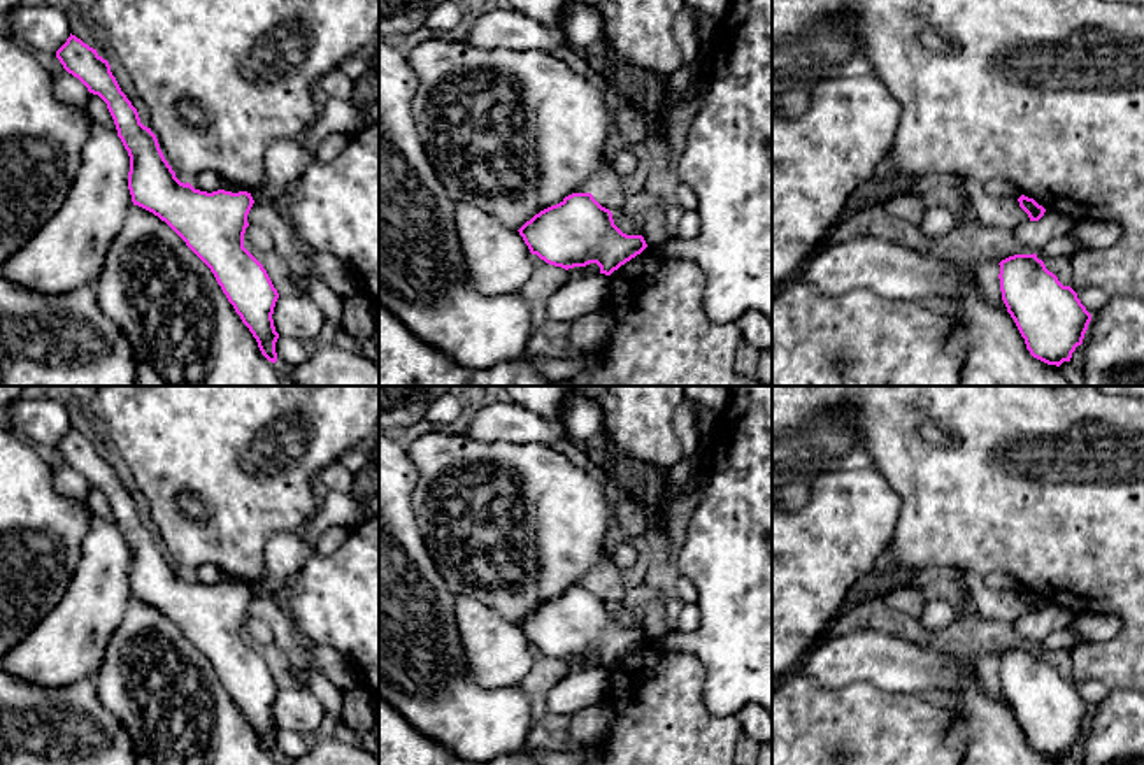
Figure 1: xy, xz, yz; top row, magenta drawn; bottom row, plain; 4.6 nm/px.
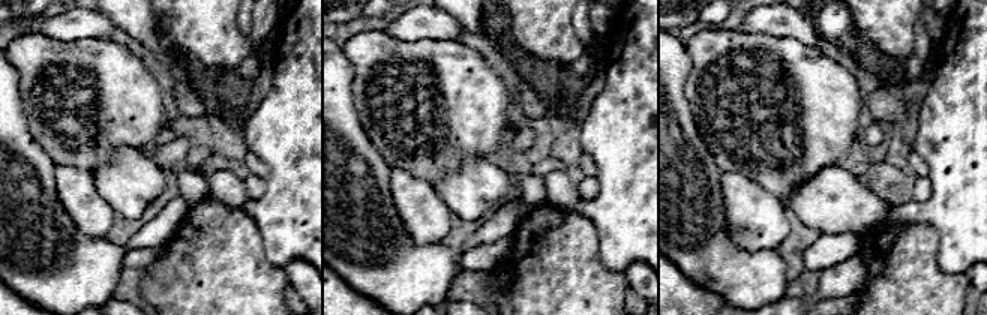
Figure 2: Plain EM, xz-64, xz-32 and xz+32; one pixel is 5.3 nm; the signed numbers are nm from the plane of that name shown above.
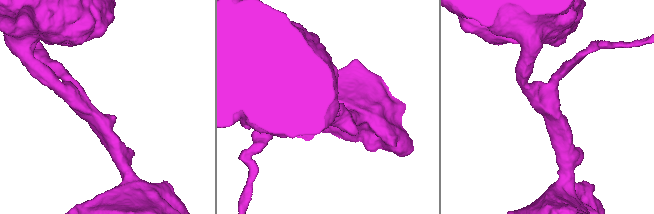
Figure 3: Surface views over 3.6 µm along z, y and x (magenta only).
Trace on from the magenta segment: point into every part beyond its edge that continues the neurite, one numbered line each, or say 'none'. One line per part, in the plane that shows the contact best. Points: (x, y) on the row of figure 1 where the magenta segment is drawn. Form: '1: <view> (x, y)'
none

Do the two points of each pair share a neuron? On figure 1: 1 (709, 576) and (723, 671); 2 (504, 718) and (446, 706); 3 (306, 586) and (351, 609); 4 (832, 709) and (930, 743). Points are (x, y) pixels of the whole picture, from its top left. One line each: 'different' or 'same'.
1: same
2: same
3: same
4: same

